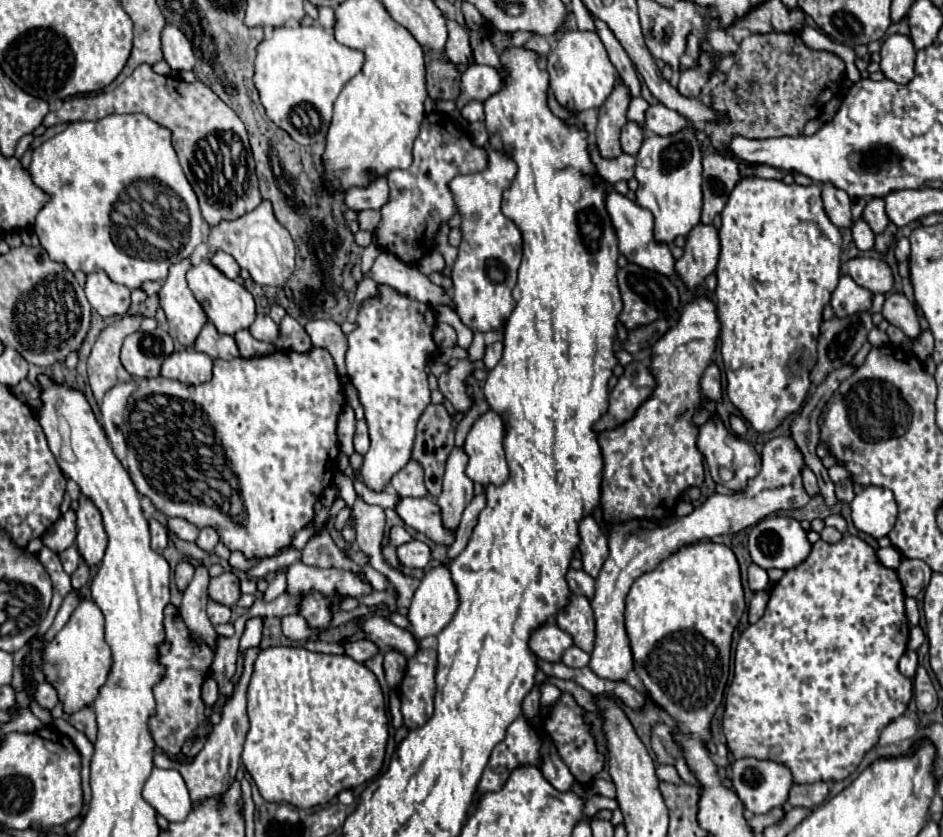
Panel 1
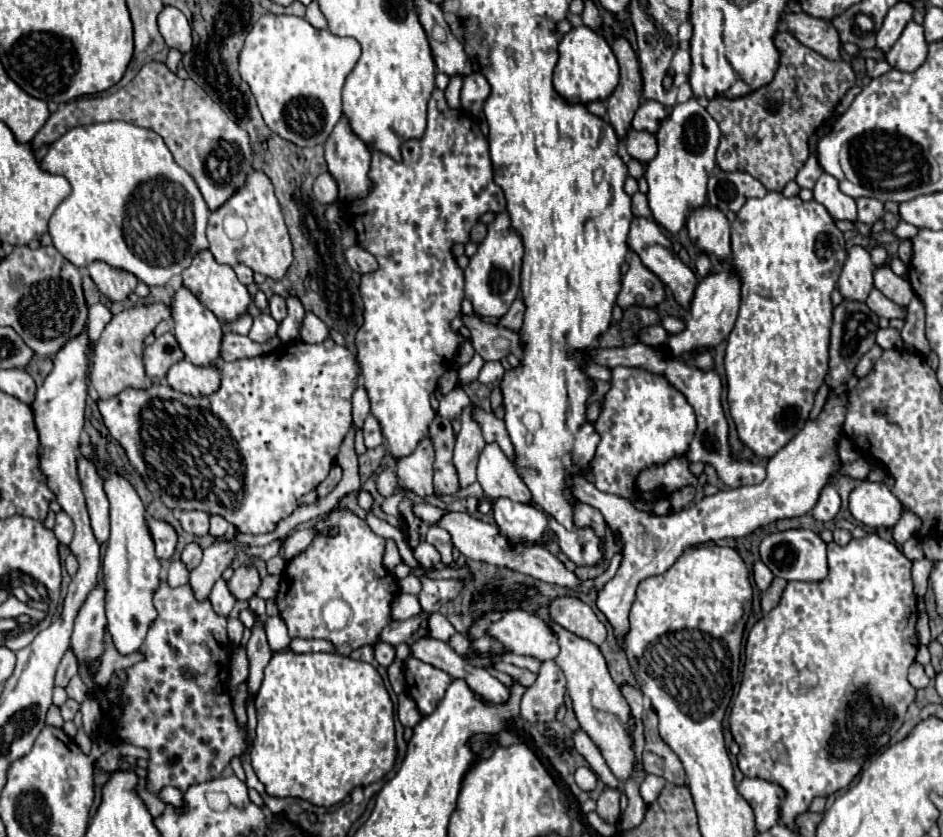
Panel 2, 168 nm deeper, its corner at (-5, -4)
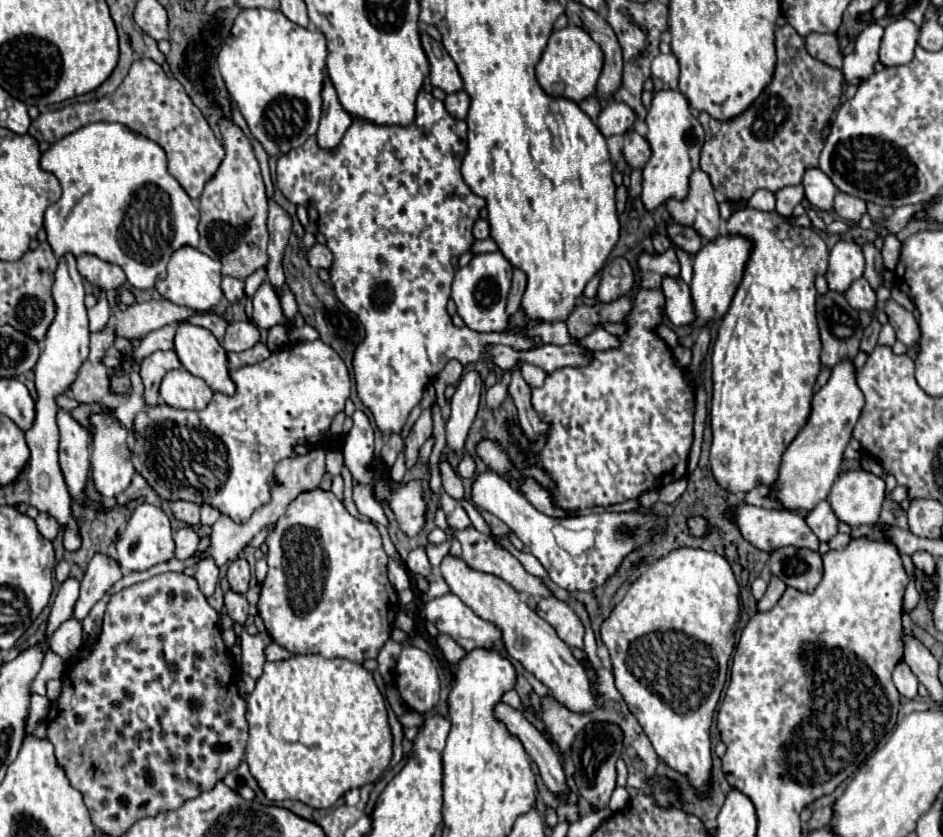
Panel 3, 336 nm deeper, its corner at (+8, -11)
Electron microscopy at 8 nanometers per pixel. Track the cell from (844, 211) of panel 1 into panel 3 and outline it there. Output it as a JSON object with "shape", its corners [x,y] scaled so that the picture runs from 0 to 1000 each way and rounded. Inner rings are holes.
{"shape":[[[856,202],[852,209],[852,223],[854,235],[858,238],[860,245],[875,254],[883,252],[883,235],[888,231],[888,223],[871,202]]]}

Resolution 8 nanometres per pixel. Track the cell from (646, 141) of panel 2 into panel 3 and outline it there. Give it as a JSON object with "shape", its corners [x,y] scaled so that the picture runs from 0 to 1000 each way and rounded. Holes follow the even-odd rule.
{"shape":[[[673,157],[663,159],[661,161],[661,188],[663,188],[667,200],[682,202],[690,188],[690,178],[688,178],[686,166]]]}

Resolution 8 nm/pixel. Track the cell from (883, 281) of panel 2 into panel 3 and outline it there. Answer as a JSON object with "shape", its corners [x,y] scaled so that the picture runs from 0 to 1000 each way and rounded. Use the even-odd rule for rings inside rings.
{"shape":[[[947,357],[936,362],[936,372],[943,379],[943,388],[949,393],[951,405],[958,407],[962,415],[970,412],[970,407],[975,405],[975,388],[972,388],[968,374],[962,372],[960,367],[955,367],[953,362],[949,362]]]}

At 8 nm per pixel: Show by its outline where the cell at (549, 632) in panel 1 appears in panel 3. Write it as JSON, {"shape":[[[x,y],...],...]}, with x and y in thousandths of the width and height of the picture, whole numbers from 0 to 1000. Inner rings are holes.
{"shape":[[[474,708],[449,725],[449,735],[468,756],[480,761],[493,778],[502,775],[527,775],[533,778],[531,751],[521,742],[506,737],[485,711]]]}

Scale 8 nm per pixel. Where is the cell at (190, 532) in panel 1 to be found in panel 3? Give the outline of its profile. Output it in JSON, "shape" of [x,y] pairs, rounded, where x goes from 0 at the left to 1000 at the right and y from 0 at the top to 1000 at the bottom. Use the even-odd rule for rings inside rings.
{"shape":[[[183,599],[179,606],[181,606],[186,620],[194,622],[196,627],[207,630],[211,625],[211,603],[198,601],[198,599]]]}

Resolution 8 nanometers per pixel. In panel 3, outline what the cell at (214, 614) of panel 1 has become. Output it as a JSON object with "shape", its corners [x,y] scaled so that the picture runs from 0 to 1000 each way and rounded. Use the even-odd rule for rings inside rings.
{"shape":[[[213,668],[209,673],[209,685],[207,685],[207,692],[211,697],[211,704],[215,706],[217,713],[224,713],[228,701],[230,701],[230,694],[232,694],[232,680],[228,675],[226,668]]]}

